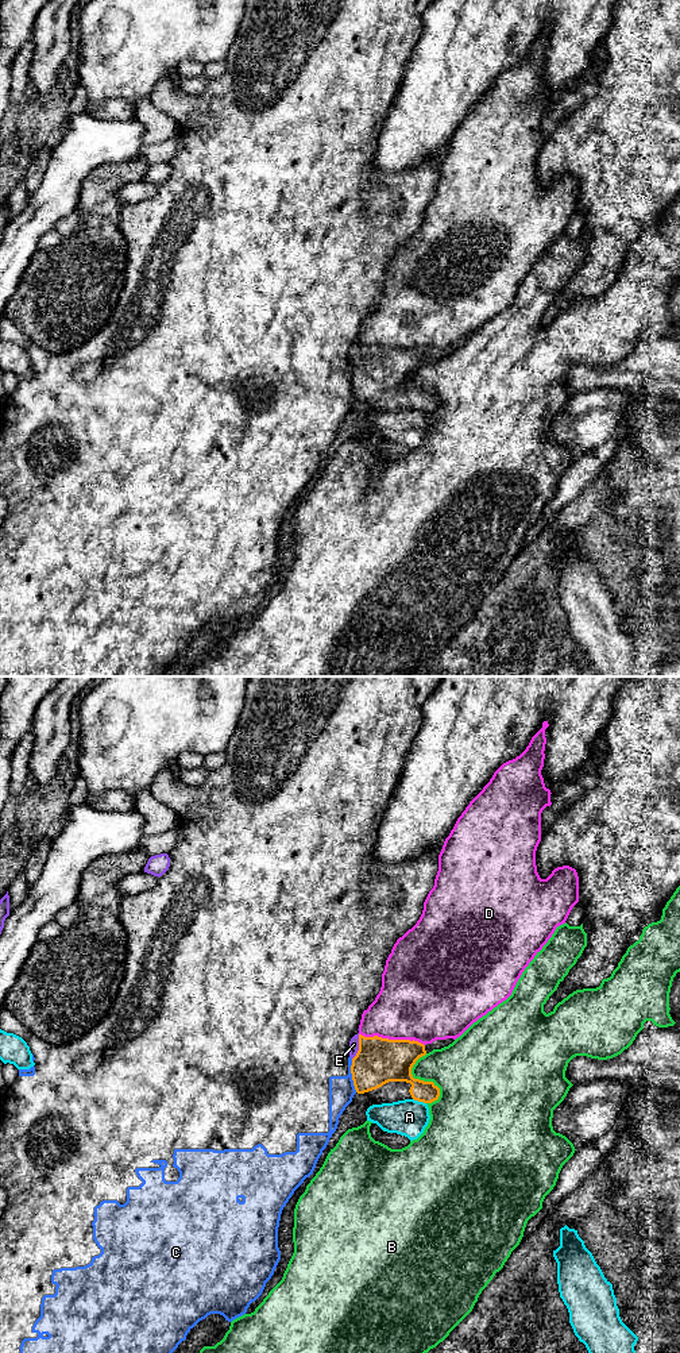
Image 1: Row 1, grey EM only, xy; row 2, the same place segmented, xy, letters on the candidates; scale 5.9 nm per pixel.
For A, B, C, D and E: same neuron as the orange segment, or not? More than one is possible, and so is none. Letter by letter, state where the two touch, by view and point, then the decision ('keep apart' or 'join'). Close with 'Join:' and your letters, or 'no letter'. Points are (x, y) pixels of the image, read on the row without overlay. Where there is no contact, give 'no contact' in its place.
A: xy (420, 409) | keep apart
B: xy (421, 389) | keep apart
C: xy (352, 384) | keep apart
D: xy (391, 349) | keep apart
E: xy (359, 355) | join
Join: E

